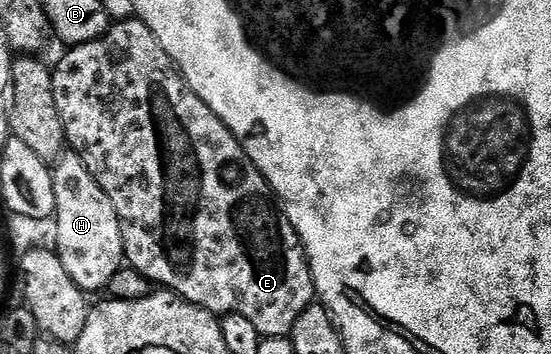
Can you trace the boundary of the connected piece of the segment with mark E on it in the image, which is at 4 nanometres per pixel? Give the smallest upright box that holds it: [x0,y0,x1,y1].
[52,16,315,338]

